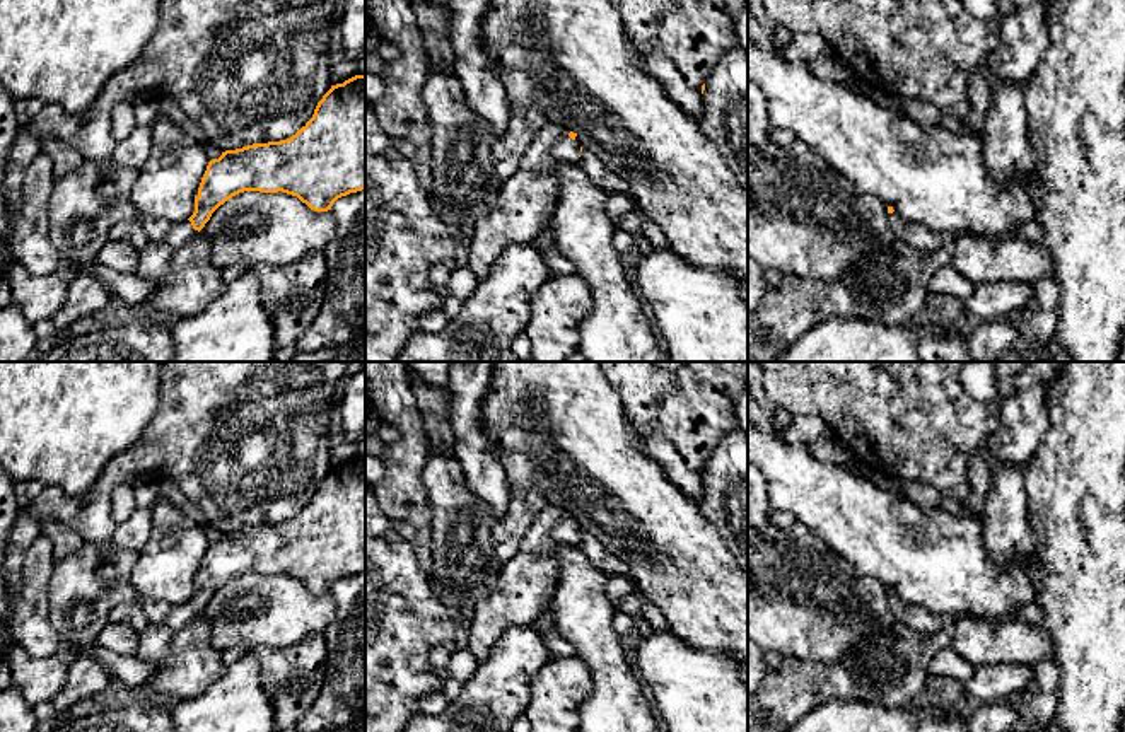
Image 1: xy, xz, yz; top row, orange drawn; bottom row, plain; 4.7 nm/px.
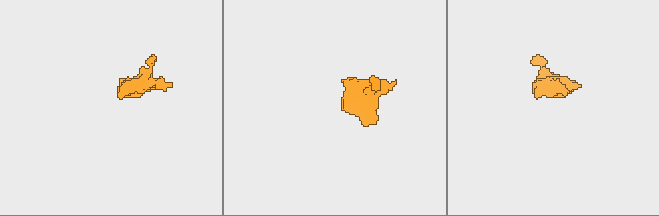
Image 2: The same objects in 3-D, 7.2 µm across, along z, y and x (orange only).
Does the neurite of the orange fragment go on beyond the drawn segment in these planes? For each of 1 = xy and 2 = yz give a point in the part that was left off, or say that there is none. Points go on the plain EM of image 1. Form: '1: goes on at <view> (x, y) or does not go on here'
1: goes on at xy (176, 618)
2: goes on at yz (914, 616)

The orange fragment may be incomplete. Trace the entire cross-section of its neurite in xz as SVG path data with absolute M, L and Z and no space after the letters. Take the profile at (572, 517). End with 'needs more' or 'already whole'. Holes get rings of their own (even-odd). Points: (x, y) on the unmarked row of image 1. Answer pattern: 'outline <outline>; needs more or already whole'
outline M558 507L536 514L516 555L502 565L493 589L476 604L468 648L478 662L490 655L509 628L531 626L548 609L553 549L562 544L579 546L582 529L575 519L577 515Z; needs more

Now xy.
outline M355 457L331 468L312 500L290 520L225 532L210 543L195 578L195 594L188 602L169 606L142 597L138 601L149 625L179 631L196 619L220 587L244 573L282 573L297 578L314 594L328 594L338 580L362 572L365 572L365 457Z; needs more

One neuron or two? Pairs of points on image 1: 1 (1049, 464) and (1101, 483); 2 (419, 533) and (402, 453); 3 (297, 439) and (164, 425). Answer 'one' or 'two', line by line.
1: one
2: one
3: one

